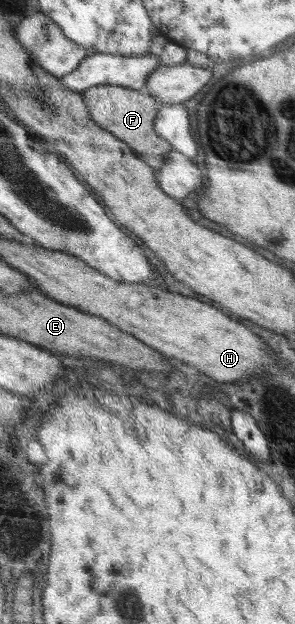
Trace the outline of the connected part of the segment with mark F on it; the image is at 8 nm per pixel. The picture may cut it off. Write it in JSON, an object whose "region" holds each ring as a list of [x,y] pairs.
{"region":[[[114,85],[91,87],[82,91],[81,95],[90,117],[102,129],[109,131],[130,146],[139,159],[149,166],[158,170],[165,164],[165,156],[173,150],[173,147],[153,128],[158,109],[162,106],[159,100],[138,90]]]}

